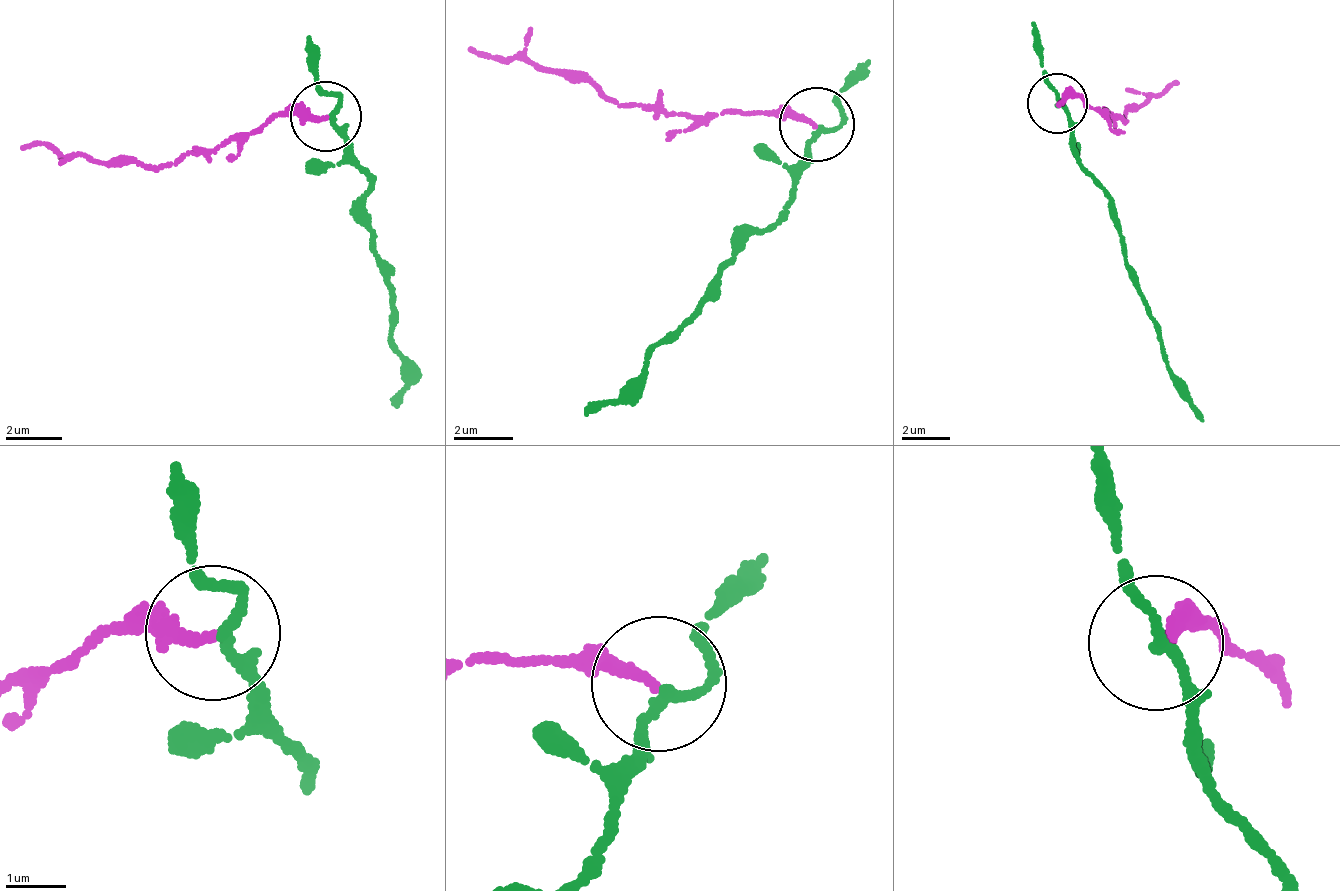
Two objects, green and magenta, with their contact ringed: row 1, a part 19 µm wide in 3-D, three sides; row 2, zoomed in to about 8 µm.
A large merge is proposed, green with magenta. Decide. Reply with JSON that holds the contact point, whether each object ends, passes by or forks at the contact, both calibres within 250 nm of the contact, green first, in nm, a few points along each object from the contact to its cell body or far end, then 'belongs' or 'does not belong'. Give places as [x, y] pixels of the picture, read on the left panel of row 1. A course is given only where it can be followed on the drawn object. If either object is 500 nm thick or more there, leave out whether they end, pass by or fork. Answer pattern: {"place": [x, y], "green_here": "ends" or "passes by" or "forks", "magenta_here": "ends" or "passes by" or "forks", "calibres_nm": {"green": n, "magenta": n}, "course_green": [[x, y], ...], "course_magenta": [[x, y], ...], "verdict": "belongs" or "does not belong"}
{"place": [326, 116], "green_here": "passes by", "magenta_here": "ends", "calibres_nm": {"green": 140, "magenta": 190}, "course_green": [[328, 117], [374, 181], [373, 252], [407, 381], [391, 405]], "course_magenta": [[328, 117], [276, 109], [250, 134], [166, 165], [22, 150]], "verdict": "does not belong"}

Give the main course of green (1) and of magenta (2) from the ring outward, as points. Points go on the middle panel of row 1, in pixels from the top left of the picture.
1: (817, 127), (783, 219), (723, 263), (627, 390), (582, 409)
2: (817, 127), (766, 109), (714, 120), (614, 96), (470, 48)

